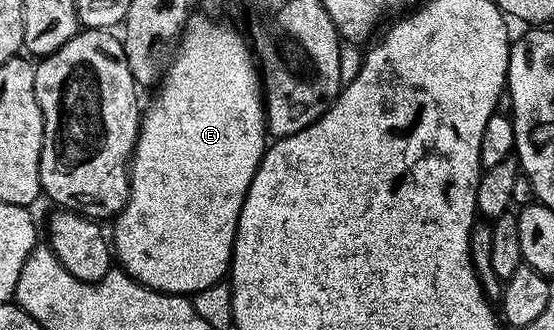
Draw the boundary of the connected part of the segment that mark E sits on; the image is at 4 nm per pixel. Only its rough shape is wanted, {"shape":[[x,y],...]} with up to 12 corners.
{"shape":[[197,16],[140,118],[121,269],[229,271],[268,145],[247,39]]}

